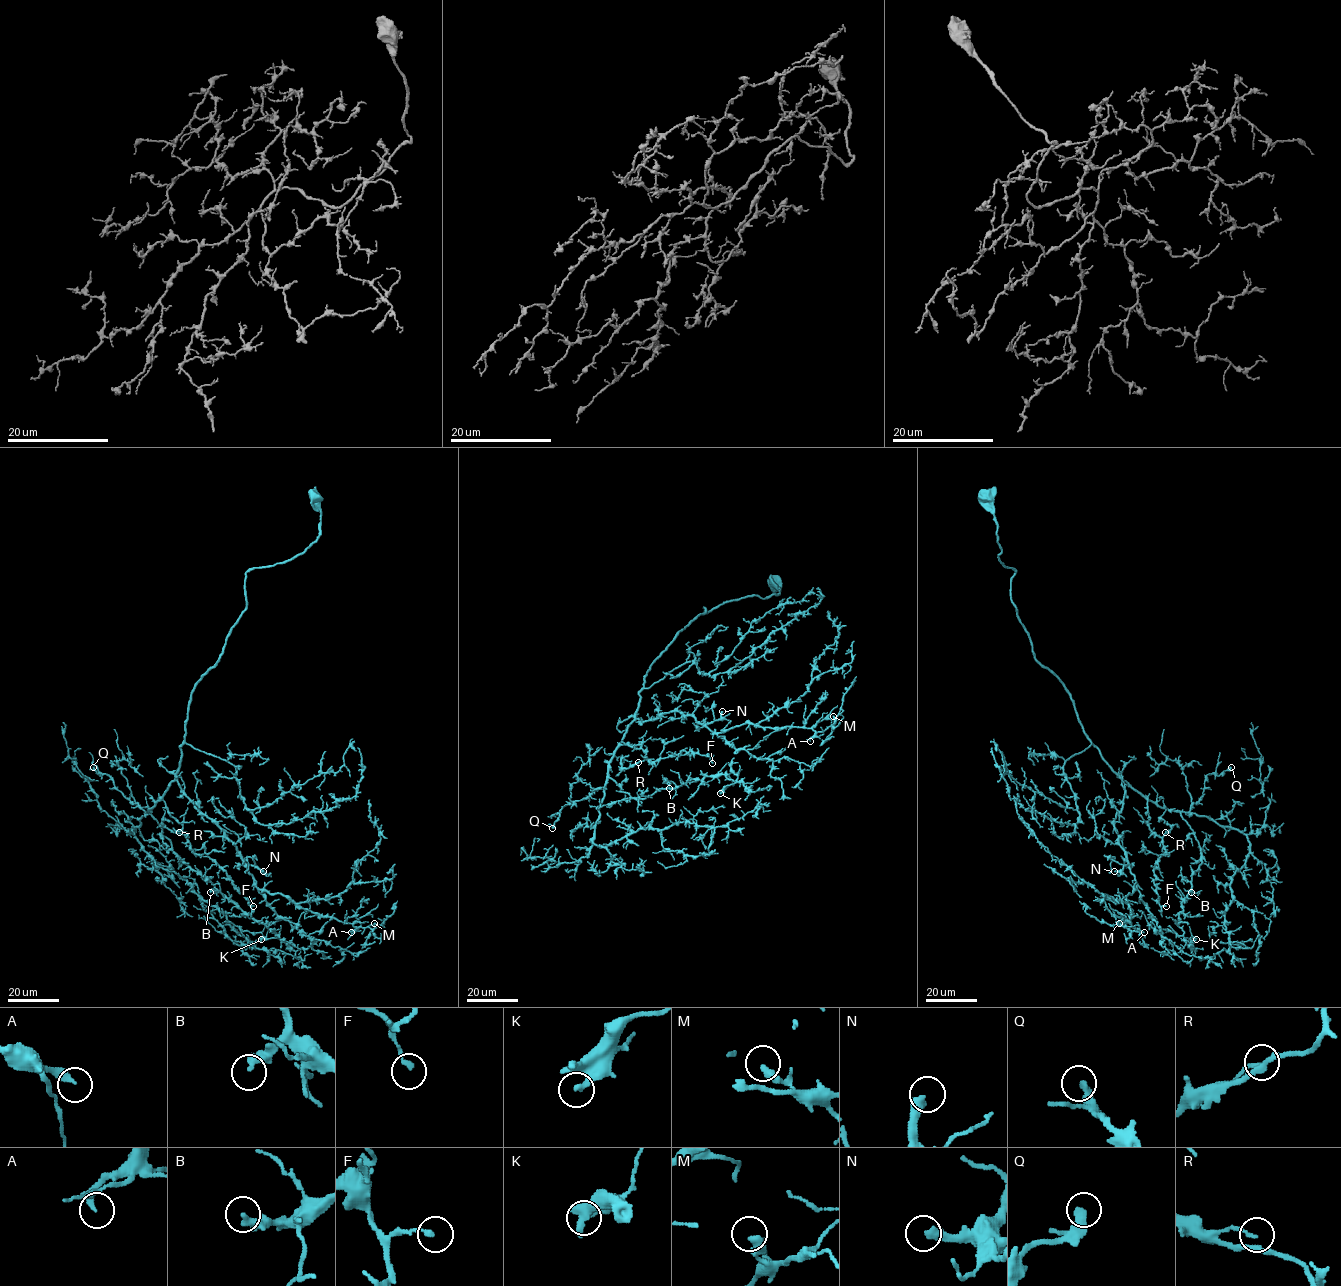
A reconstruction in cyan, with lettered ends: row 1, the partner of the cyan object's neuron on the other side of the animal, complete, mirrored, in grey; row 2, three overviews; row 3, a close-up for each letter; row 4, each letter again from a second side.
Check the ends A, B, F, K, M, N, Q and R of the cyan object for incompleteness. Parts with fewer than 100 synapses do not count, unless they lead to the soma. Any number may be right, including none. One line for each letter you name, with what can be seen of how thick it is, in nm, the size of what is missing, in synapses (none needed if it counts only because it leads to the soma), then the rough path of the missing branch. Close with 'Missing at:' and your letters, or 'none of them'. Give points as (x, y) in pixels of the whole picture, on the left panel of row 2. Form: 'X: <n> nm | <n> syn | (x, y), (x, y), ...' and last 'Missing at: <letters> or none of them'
N: 360 nm | 350 syn | (263, 871), (291, 855), (319, 854), (343, 848), (350, 843), (347, 831), (349, 810)
Missing at: N

